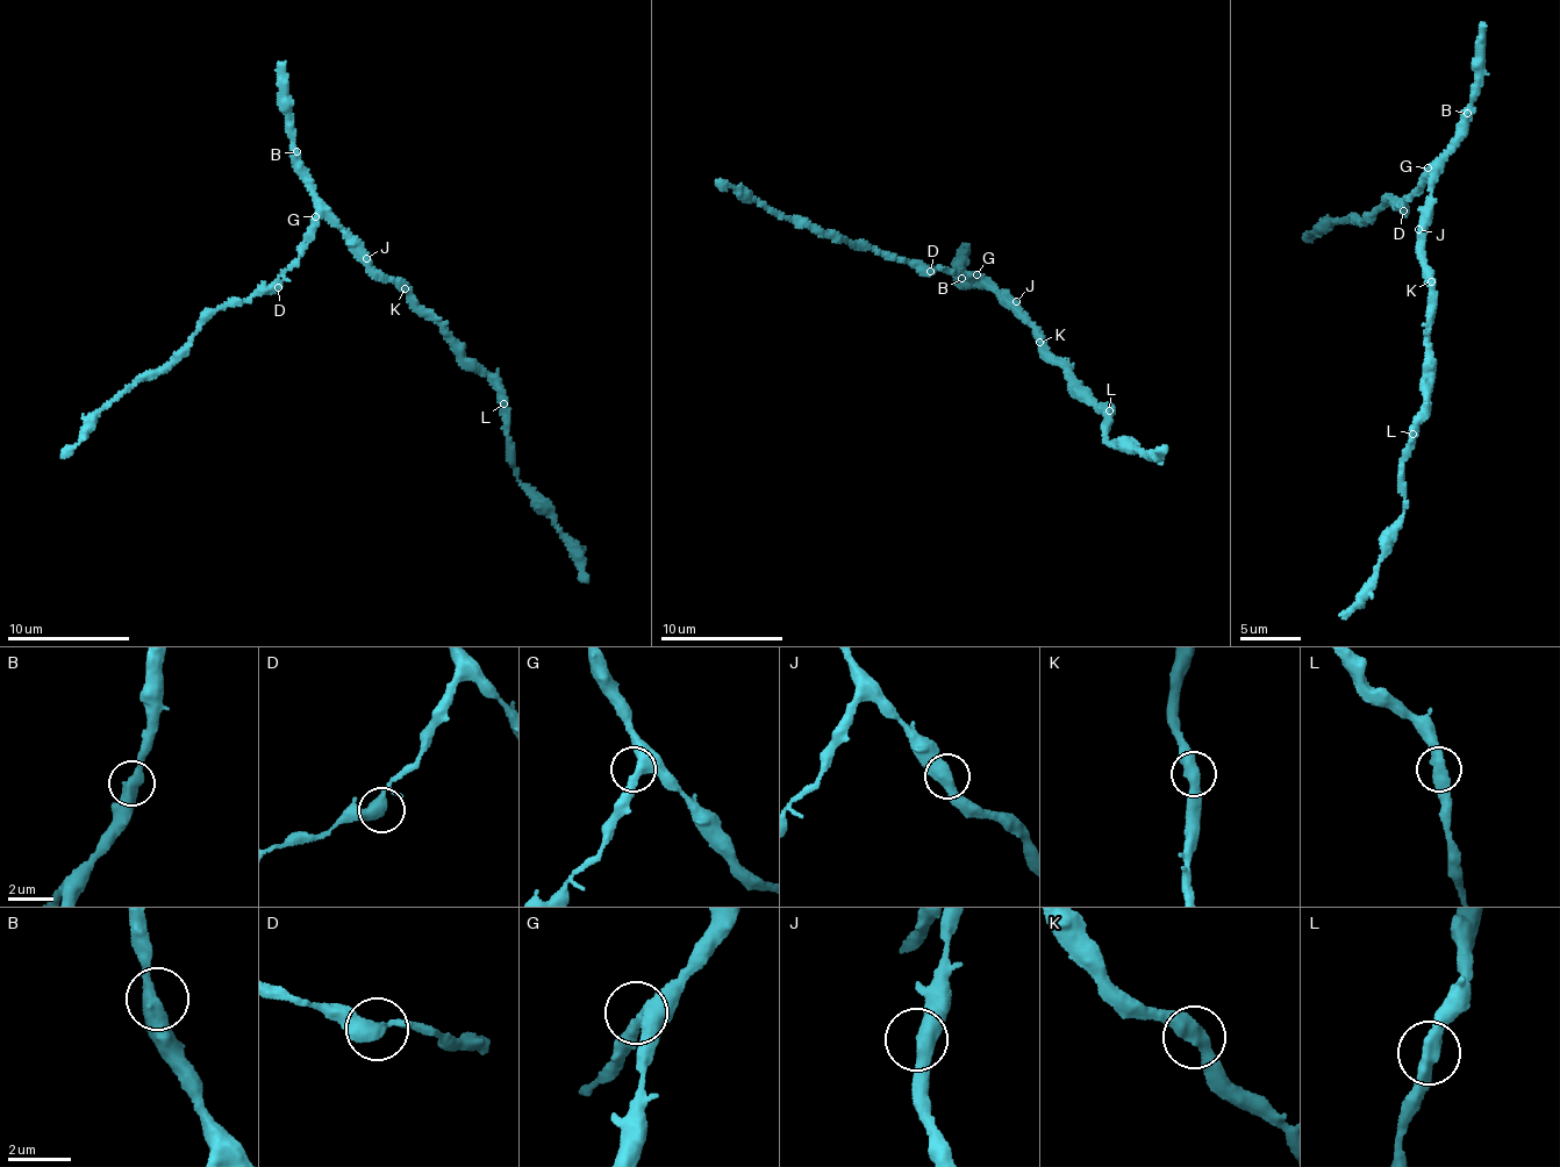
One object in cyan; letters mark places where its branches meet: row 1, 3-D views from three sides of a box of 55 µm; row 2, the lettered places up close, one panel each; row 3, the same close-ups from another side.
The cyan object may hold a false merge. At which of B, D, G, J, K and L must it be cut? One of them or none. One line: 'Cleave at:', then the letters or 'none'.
Cleave at: none

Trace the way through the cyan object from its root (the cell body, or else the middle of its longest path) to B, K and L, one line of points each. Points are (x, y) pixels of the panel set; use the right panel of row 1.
B: (1425, 231), (1436, 166), (1451, 151), (1467, 113)
K: (1425, 231), (1421, 260), (1431, 281)
L: (1425, 231), (1421, 260), (1431, 285), (1426, 316), (1429, 342), (1421, 389), (1426, 407), (1414, 434)

